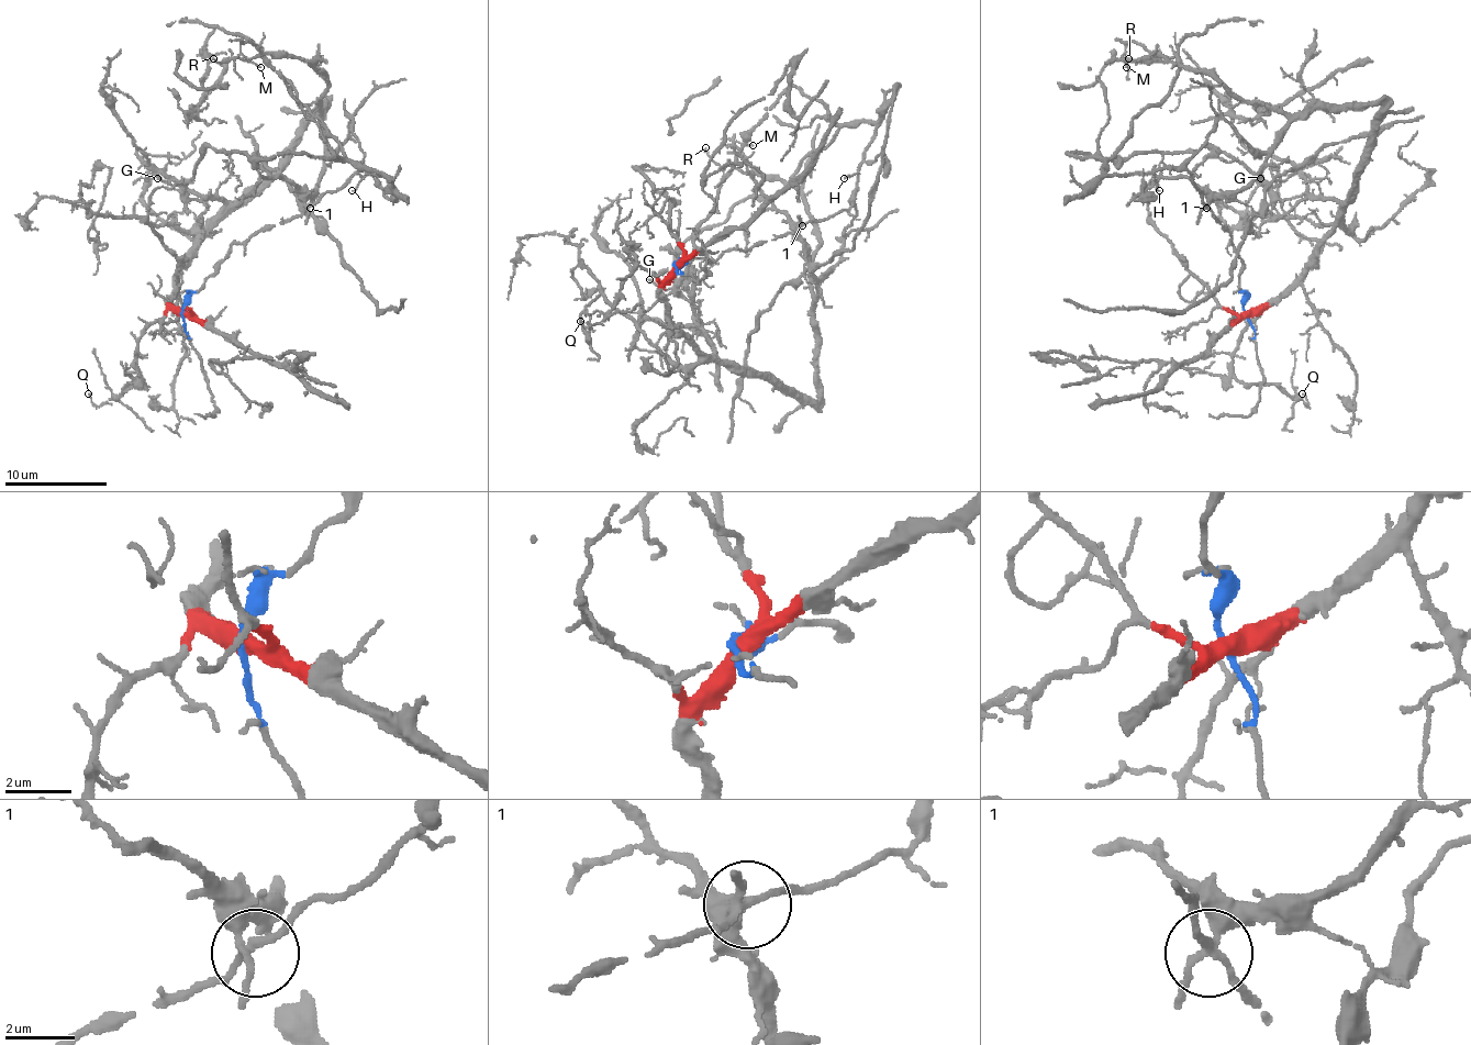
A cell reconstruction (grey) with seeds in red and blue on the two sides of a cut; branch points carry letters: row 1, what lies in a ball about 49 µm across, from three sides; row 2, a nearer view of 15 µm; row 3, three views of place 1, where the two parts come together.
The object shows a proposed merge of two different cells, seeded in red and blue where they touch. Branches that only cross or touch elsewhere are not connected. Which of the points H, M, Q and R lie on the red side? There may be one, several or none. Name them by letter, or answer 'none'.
M, Q, R

